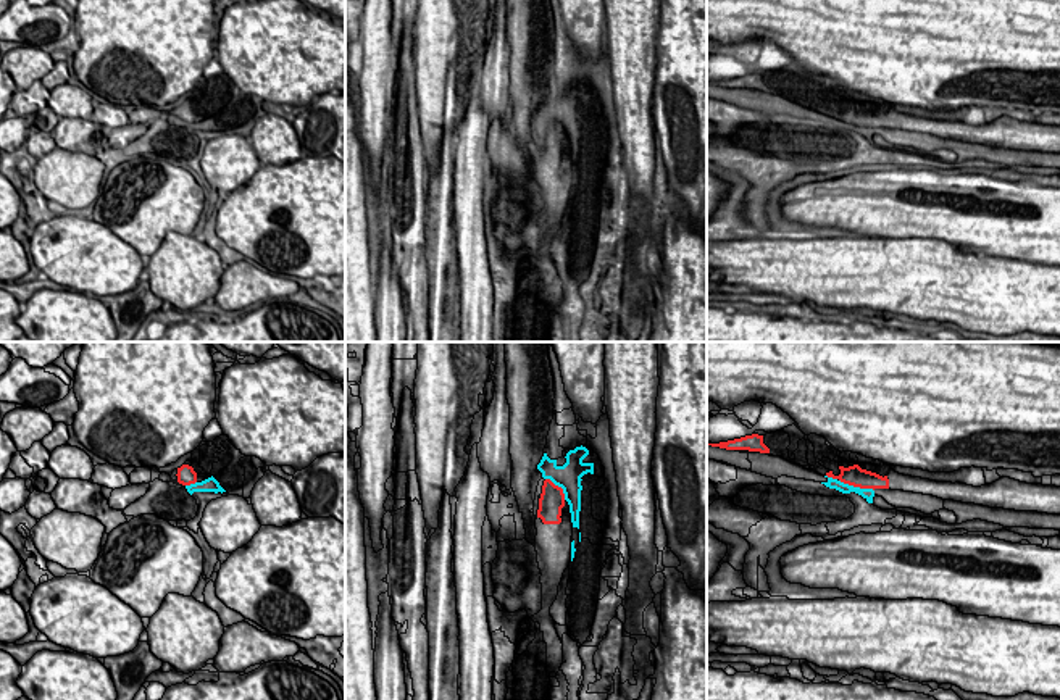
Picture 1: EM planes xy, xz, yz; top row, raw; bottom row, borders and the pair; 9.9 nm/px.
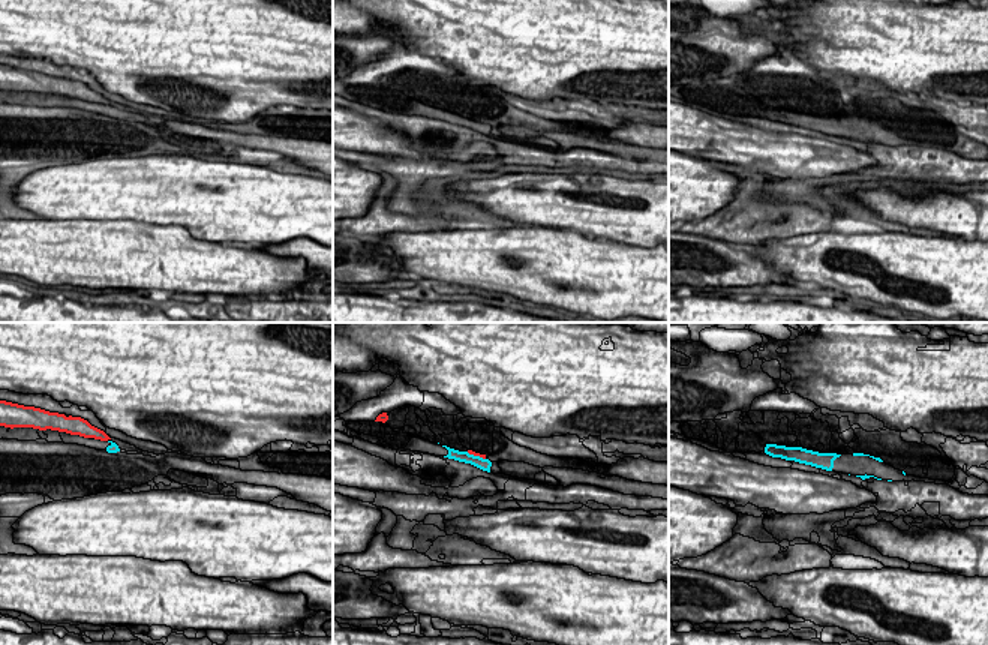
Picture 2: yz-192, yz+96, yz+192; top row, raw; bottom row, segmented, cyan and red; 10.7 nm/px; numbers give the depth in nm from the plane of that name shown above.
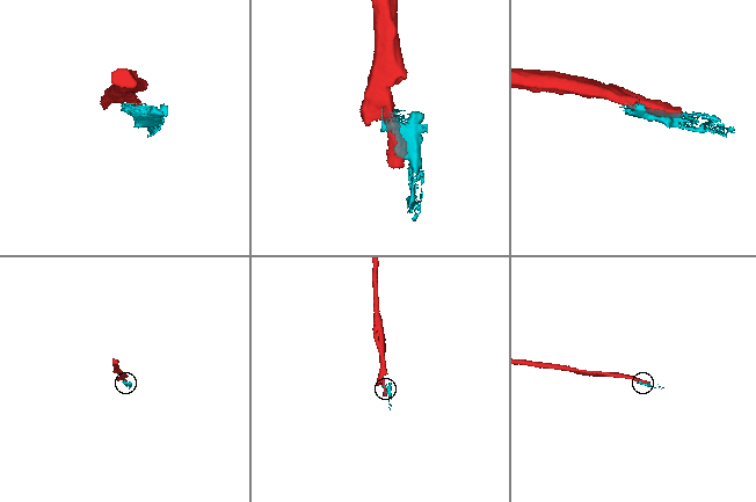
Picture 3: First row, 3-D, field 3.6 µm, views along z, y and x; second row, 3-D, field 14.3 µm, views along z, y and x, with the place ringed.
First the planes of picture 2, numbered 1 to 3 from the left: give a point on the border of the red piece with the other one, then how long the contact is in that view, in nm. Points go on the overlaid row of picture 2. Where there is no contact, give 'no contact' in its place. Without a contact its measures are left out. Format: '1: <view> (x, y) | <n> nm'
1: no contact
2: yz+96 (476, 456) | 220 nm
3: no contact

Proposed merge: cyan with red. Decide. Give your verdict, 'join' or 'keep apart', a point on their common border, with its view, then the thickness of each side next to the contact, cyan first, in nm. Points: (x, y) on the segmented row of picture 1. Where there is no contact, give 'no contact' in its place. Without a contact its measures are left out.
keep apart; contact yz (857, 487); calibres 120 and 200 nm

